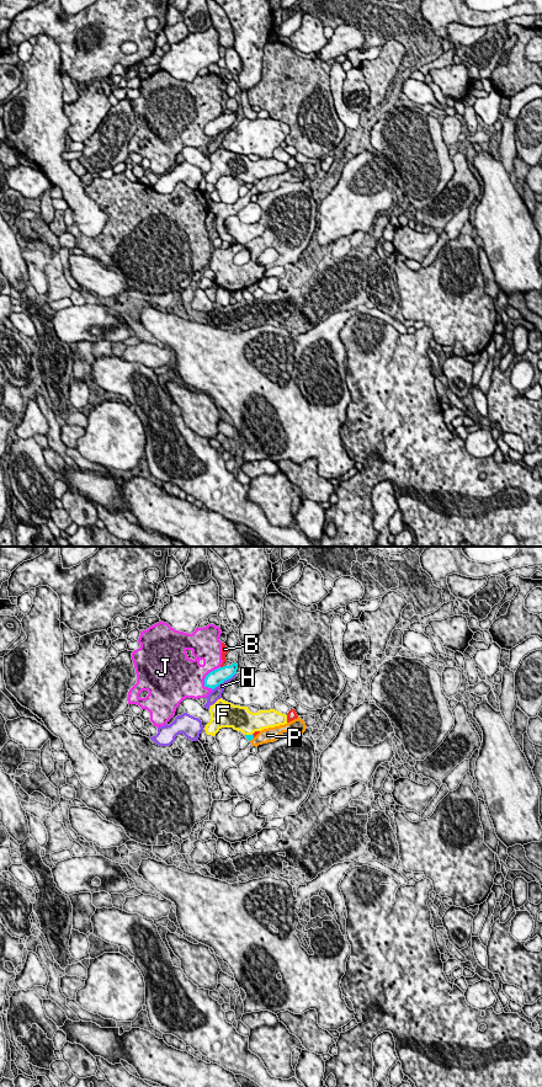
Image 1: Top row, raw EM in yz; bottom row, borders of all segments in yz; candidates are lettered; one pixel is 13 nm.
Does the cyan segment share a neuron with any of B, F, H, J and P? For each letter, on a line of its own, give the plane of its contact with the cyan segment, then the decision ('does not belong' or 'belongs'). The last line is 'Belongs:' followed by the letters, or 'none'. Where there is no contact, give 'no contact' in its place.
B: contact in yz; does not belong
F: contact in yz; does not belong
H: contact in yz; does not belong
J: contact in yz; does not belong
P: contact in yz; does not belong
Belongs: none

